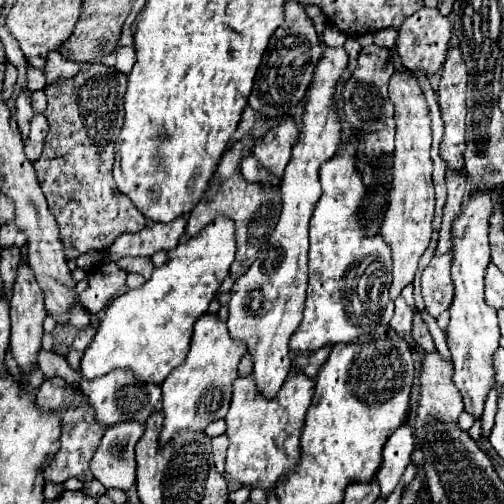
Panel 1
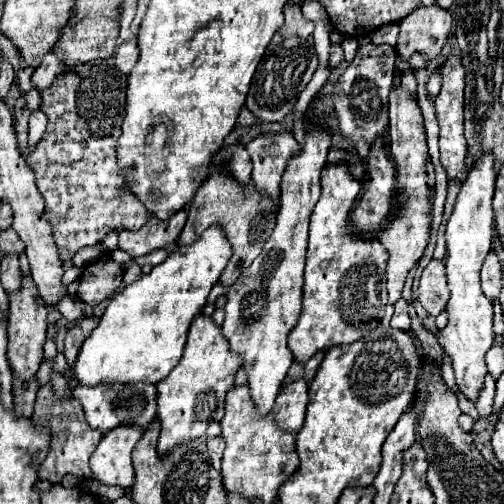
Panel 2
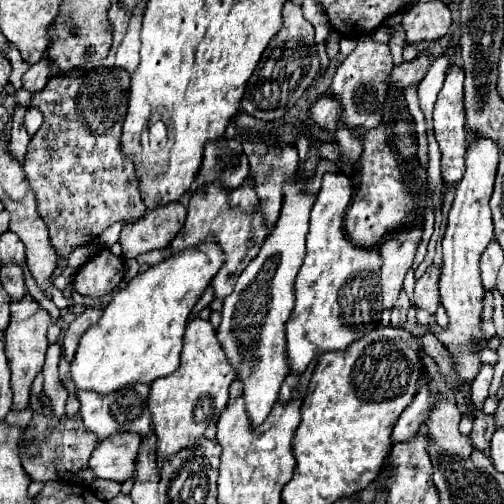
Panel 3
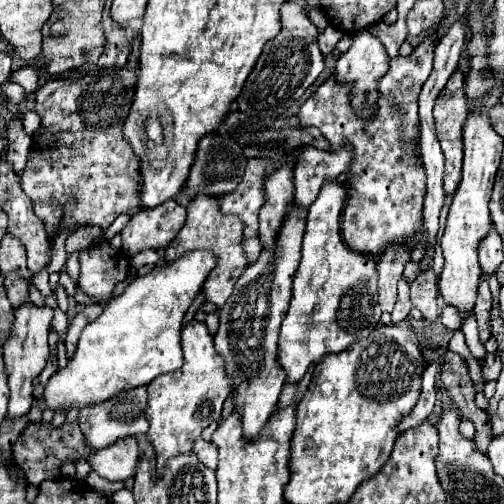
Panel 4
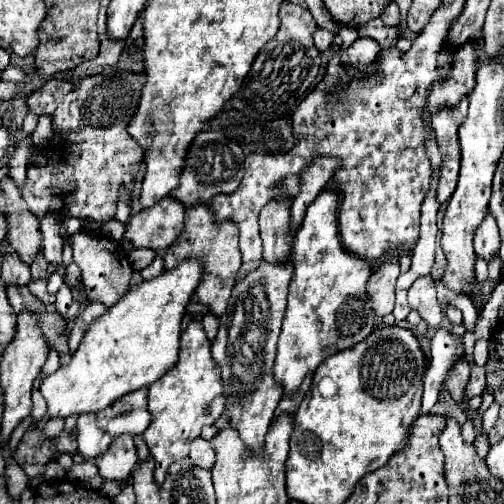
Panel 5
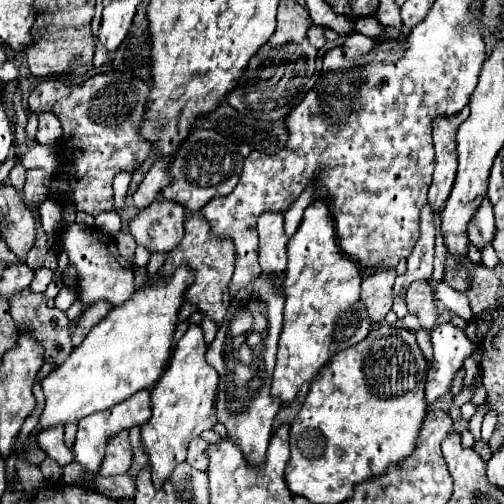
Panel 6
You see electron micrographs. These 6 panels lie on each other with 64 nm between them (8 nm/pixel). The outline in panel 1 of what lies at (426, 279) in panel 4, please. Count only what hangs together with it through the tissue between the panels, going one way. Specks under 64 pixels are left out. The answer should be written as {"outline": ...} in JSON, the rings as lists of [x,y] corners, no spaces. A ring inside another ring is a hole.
{"outline":[[[450,252],[444,256],[434,256],[432,262],[424,268],[420,278],[426,312],[434,318],[440,316],[452,304],[452,298],[454,298],[454,288],[450,280],[450,264],[452,264]]]}

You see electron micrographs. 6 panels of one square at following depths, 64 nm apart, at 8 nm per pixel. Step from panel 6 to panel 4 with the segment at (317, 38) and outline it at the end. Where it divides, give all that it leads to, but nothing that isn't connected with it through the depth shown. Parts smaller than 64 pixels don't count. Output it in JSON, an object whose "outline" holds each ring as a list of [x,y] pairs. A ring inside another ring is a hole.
{"outline":[[[328,26],[324,32],[318,34],[318,48],[320,48],[320,52],[322,52],[322,54],[330,54],[330,52],[334,50],[336,42],[338,42],[342,36],[344,36],[344,34],[342,34],[338,28]]]}

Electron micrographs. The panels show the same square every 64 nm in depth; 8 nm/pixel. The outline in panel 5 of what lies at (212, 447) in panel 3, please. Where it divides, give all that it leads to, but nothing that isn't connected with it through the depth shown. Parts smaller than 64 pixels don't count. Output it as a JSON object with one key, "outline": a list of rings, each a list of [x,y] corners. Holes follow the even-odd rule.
{"outline":[[[196,438],[192,442],[192,448],[190,448],[190,462],[192,466],[200,466],[200,468],[206,468],[210,470],[212,464],[214,464],[214,450],[212,450],[212,444],[206,442],[204,438]]]}

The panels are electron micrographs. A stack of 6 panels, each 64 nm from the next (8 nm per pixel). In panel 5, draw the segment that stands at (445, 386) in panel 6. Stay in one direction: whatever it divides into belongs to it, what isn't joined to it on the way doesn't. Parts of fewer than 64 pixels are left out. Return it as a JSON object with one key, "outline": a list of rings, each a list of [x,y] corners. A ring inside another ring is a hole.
{"outline":[[[438,328],[432,336],[432,356],[424,376],[424,398],[422,398],[422,414],[428,414],[436,404],[438,394],[452,370],[452,366],[464,356],[462,338],[454,336],[446,328]]]}

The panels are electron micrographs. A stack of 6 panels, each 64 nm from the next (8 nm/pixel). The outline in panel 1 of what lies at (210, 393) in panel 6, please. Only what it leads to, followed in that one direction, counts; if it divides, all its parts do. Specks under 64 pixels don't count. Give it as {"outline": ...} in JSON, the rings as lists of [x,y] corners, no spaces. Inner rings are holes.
{"outline":[[[202,314],[194,324],[190,350],[186,360],[172,370],[172,374],[160,384],[162,388],[162,414],[164,428],[160,432],[160,446],[166,446],[174,434],[182,430],[204,432],[204,428],[226,416],[232,396],[232,384],[238,378],[238,364],[244,356],[244,344],[234,342],[224,322],[214,314]]]}

